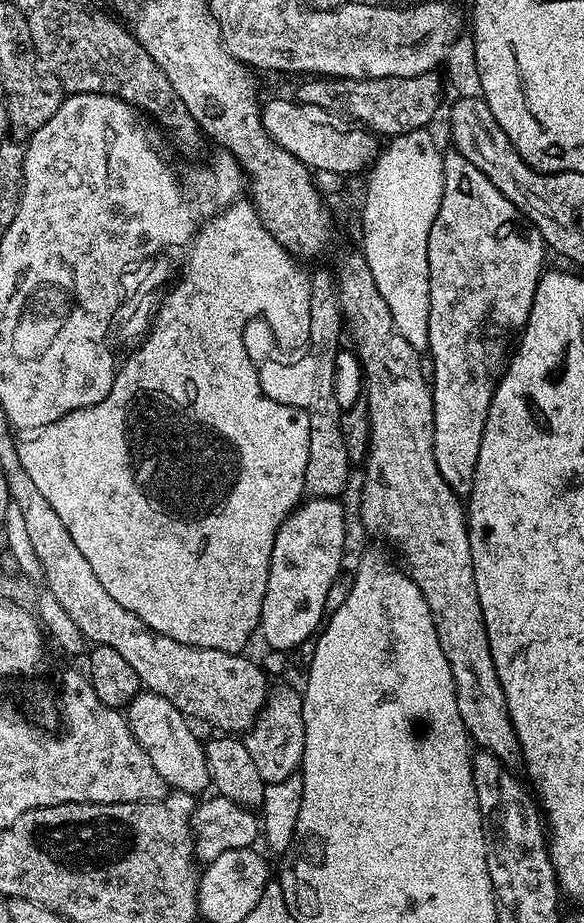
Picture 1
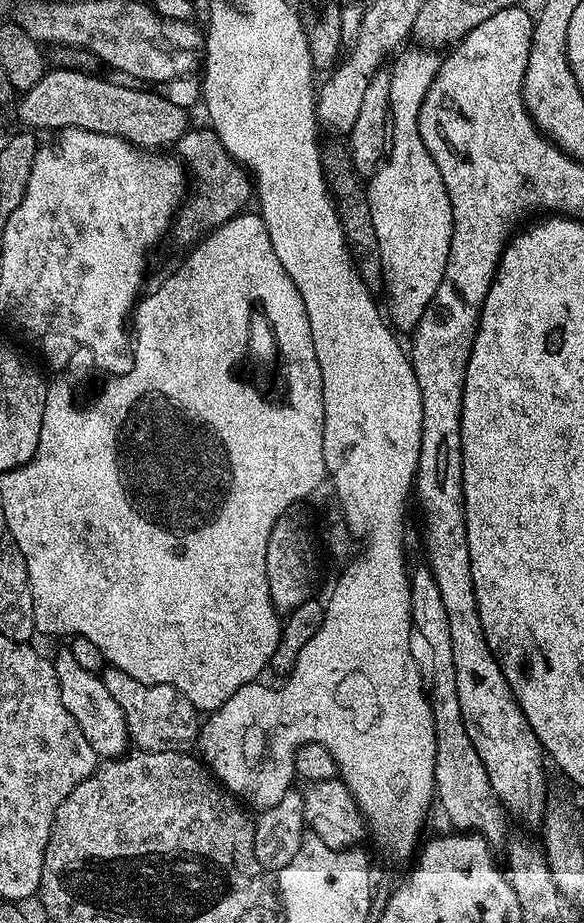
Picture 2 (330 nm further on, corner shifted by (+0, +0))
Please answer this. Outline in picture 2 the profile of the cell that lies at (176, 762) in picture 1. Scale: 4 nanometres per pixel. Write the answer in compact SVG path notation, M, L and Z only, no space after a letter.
M64 646L57 656L54 656L56 665L56 677L58 678L58 690L62 690L62 706L70 710L74 722L78 722L78 730L86 734L86 742L94 746L97 757L111 758L125 755L129 747L128 727L122 714L122 706L114 702L110 690L106 690L103 679L95 672L82 670L78 662L74 662L74 654L71 647Z

